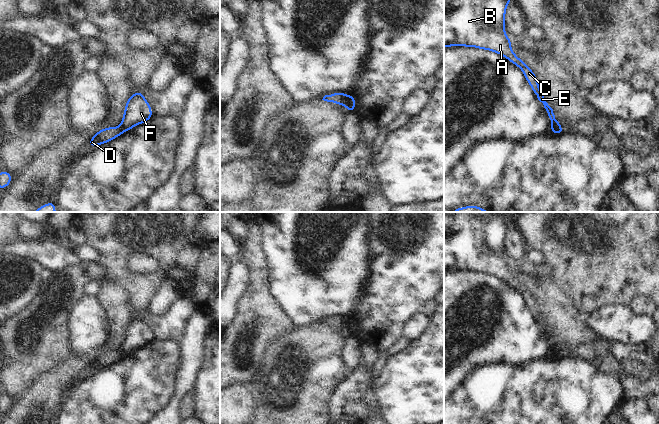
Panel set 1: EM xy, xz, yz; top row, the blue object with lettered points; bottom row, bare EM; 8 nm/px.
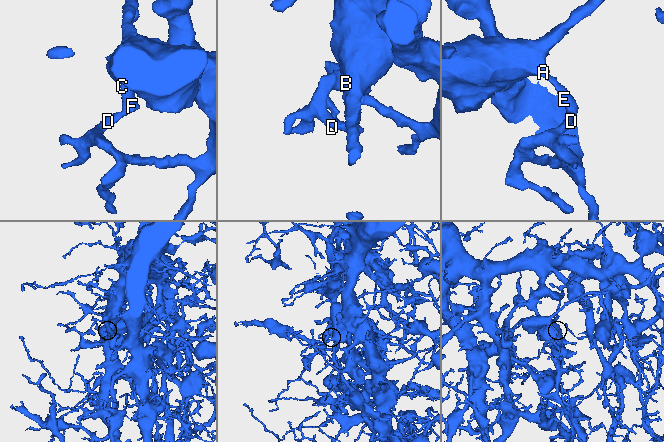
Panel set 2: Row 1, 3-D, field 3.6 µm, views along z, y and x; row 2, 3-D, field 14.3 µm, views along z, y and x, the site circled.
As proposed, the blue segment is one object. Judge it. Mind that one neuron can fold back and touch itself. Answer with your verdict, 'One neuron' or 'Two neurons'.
Two neurons

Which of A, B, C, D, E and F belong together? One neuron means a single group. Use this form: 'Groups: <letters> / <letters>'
Groups: A B C E F / D

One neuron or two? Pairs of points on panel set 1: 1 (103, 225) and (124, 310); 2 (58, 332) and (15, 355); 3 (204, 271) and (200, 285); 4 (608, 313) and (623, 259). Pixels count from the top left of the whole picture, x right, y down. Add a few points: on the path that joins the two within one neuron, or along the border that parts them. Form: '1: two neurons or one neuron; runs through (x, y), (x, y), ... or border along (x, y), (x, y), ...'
1: two neurons; border along (103, 279), (120, 285), (125, 290), (131, 306)
2: one neuron; runs through (47, 335), (26, 354)
3: one neuron; runs through (204, 274), (203, 282)
4: two neurons; border along (629, 305), (604, 305), (588, 314)

